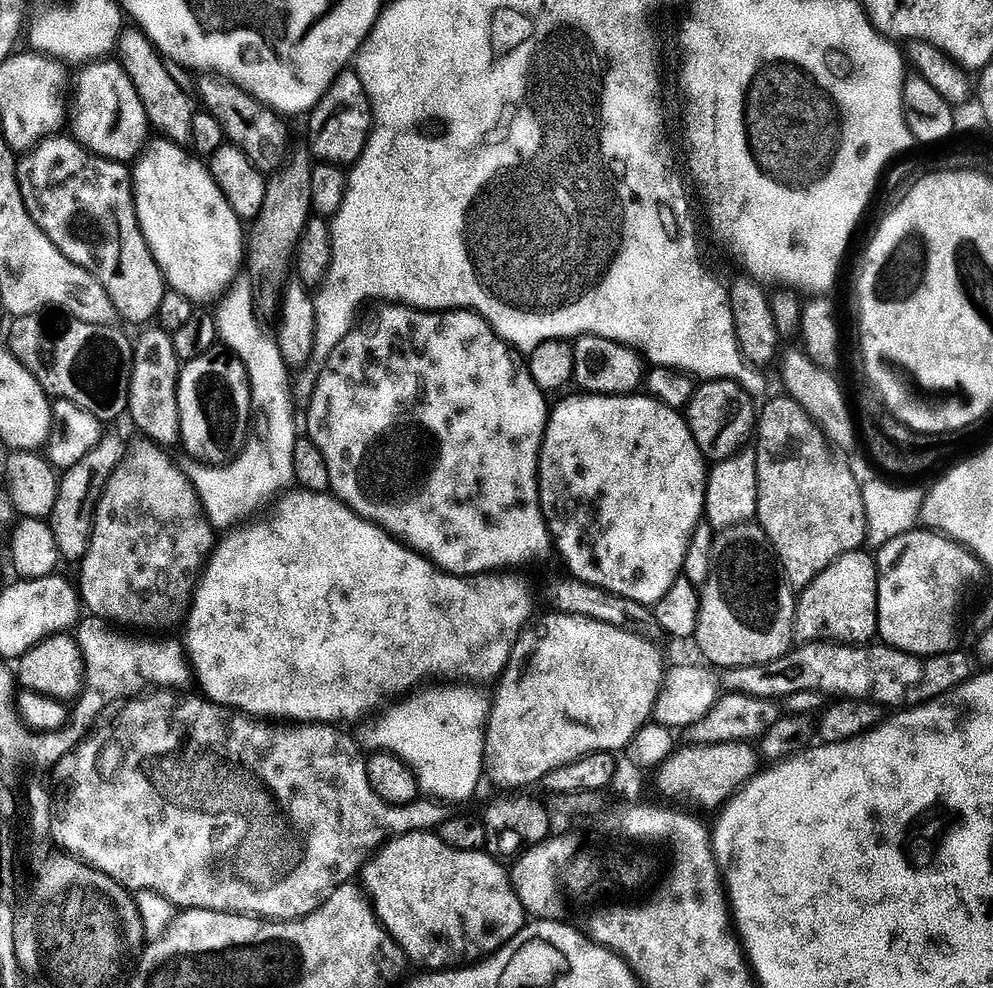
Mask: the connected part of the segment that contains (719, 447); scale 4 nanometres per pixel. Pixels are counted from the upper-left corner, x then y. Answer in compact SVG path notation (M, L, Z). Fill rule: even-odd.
M710 380L701 383L697 387L695 394L692 396L692 401L688 403L686 419L688 429L692 431L696 445L700 448L701 456L712 462L719 462L728 460L731 456L738 456L745 451L747 444L744 443L747 440L749 443L753 439L758 423L758 404L752 393L748 392L741 384L737 384L734 380Z

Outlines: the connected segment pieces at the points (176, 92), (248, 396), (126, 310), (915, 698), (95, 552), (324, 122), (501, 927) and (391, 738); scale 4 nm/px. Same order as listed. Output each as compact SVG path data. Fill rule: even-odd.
M139 26L125 27L120 33L115 51L120 54L118 63L124 67L126 74L134 82L134 90L138 90L138 98L142 98L142 106L148 115L148 123L153 129L161 132L161 137L172 142L184 142L192 134L192 118L194 107L192 100L184 93L182 85L176 81L173 69L166 63L165 57L152 45L152 40Z
M217 346L187 361L180 370L180 439L193 461L227 465L242 454L254 420L251 382L247 366L234 351Z
M58 134L37 144L30 154L19 161L16 177L20 183L20 197L24 199L33 222L47 234L54 246L58 246L58 250L62 250L62 254L66 254L66 258L70 258L70 262L91 269L102 282L106 294L110 294L117 313L123 319L125 316L132 324L147 325L155 321L158 306L162 306L166 281L158 262L152 256L144 231L140 229L134 176L129 165L98 156L88 151L81 141L75 138L67 140L64 134Z
M839 642L800 644L774 662L725 668L719 673L718 680L723 687L724 684L728 687L725 689L729 693L773 702L779 702L790 694L812 691L828 698L867 698L881 706L919 706L938 696L945 696L974 672L967 654L961 650L921 658L911 656L909 652L899 652L891 646L872 647L876 646Z
M140 438L136 445L129 447L124 454L124 460L112 471L108 478L108 485L100 496L100 502L96 506L96 521L92 523L92 541L90 550L84 556L80 568L80 580L78 579L78 591L83 607L91 615L101 616L103 620L116 626L128 626L133 624L136 630L152 630L148 628L172 628L175 624L183 625L192 610L192 601L196 599L196 589L200 586L200 577L204 575L205 567L214 551L212 534L214 527L205 515L204 505L201 504L200 496L196 493L195 486L188 479L183 467L175 464L167 456L165 449L159 444L152 443L147 438Z
M355 70L341 72L307 120L308 144L312 147L311 155L317 161L337 166L355 164L366 150L368 136L372 132L372 104L368 101L360 75Z
M435 831L430 832L411 832L405 836L398 836L388 841L379 853L372 857L362 869L362 884L366 889L367 895L372 901L372 907L376 909L376 915L380 917L380 922L384 929L396 939L400 949L403 950L405 957L416 964L421 964L424 970L455 970L465 966L471 966L489 956L508 944L522 931L526 923L526 913L520 905L520 899L516 889L512 887L512 878L507 867L503 868L501 861L497 857L483 852L463 852L454 850L442 842Z
M436 688L421 696L412 696L392 708L368 732L369 749L392 752L410 766L420 784L421 793L445 802L468 800L480 784L484 771L484 734L490 708L487 703L476 700L472 688Z

